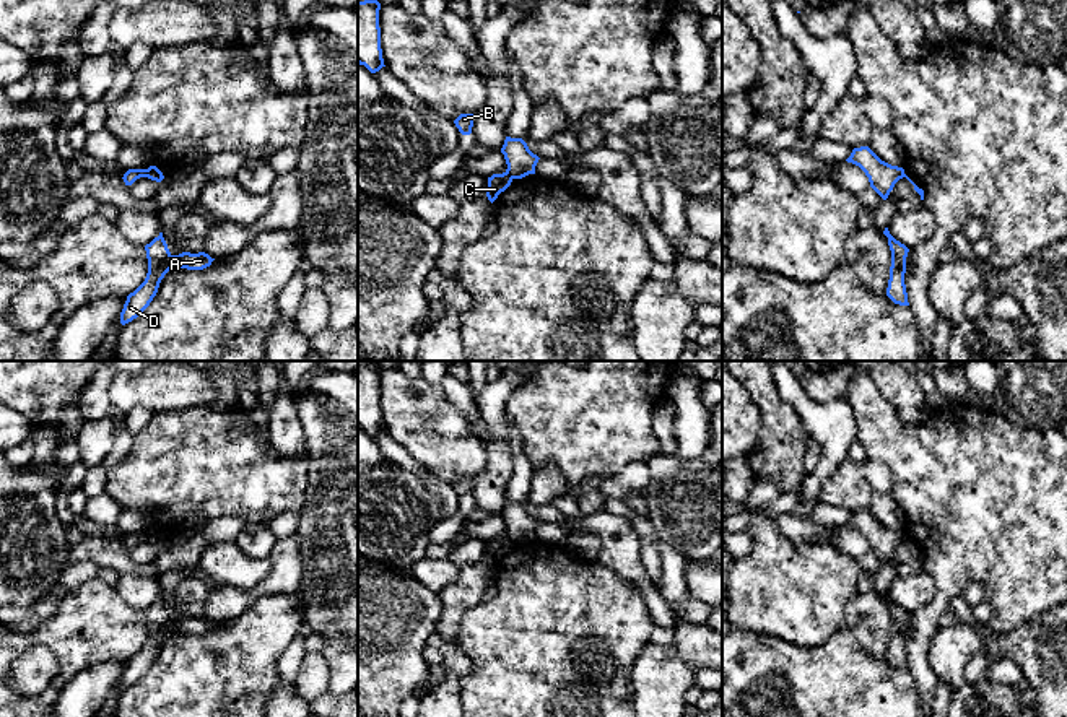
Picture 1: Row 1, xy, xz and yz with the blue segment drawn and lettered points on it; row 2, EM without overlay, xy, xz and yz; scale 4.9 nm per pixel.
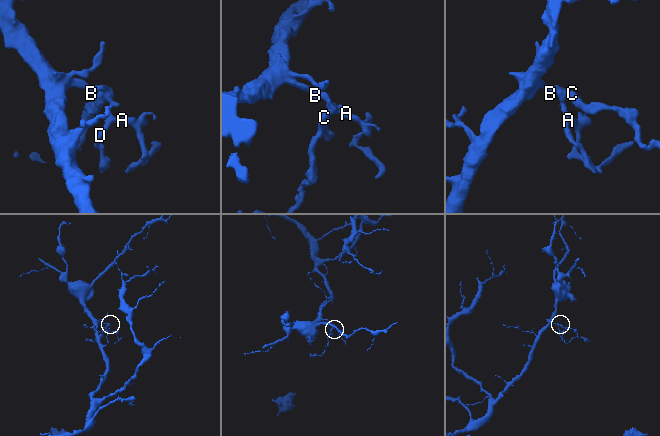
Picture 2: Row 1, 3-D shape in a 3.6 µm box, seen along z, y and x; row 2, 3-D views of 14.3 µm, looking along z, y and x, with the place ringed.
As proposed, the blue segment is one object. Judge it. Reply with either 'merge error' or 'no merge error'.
merge error

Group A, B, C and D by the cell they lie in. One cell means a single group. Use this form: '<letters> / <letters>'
A B D / C

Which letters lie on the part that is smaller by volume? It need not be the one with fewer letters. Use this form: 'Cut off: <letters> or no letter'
Cut off: C

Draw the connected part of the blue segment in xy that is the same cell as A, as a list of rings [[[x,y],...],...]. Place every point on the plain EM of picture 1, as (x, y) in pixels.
[[[159,597],[150,608],[145,610],[148,623],[148,637],[145,645],[127,660],[124,673],[120,676],[120,688],[125,689],[137,683],[153,665],[158,657],[159,647],[164,639],[172,632],[187,632],[187,634],[203,634],[211,629],[211,623],[205,616],[190,618],[182,616],[172,619],[168,613],[168,608]]]

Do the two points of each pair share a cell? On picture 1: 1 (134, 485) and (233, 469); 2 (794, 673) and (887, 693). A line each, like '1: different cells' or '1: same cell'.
1: same cell
2: same cell

